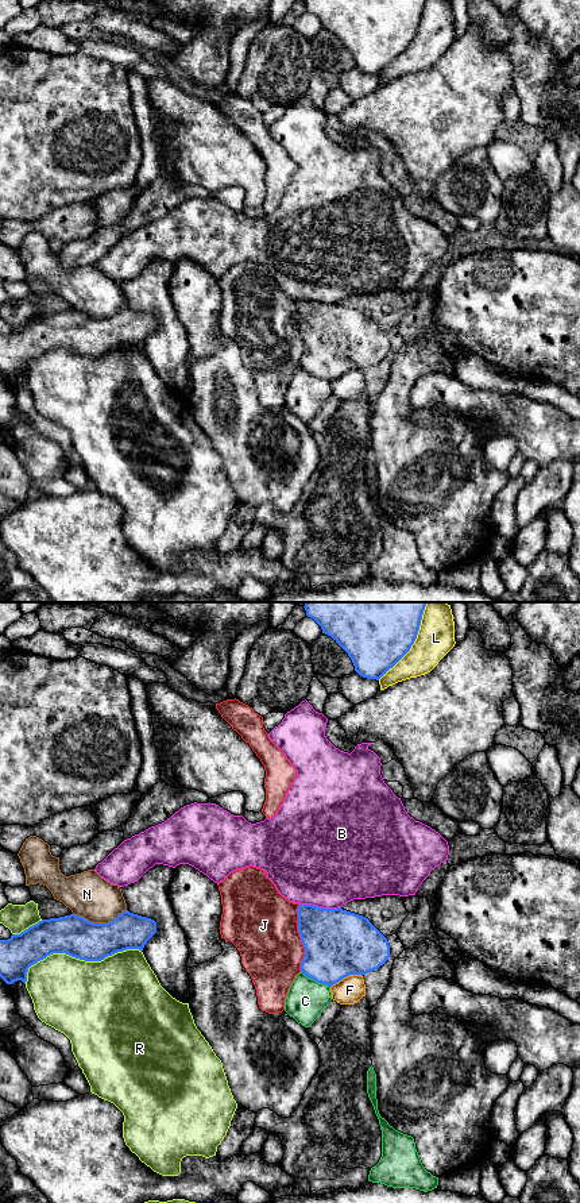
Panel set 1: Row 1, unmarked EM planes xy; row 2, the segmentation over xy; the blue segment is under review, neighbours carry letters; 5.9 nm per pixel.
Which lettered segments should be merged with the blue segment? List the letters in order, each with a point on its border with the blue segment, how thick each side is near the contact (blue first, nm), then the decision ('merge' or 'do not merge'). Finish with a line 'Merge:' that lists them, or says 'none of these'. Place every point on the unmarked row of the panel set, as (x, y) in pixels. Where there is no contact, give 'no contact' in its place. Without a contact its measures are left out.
B: xy (320, 303) | 400/480 nm | do not merge
C: xy (316, 376) | 380/240 nm | do not merge
F: xy (345, 371) | 400/160 nm | do not merge
J: xy (301, 334) | 400/420 nm | do not merge
L: xy (413, 38) | 380/220 nm | do not merge
N: xy (99, 319) | 240/260 nm | do not merge
R: xy (77, 353) | 240/460 nm | do not merge
Merge: none of these

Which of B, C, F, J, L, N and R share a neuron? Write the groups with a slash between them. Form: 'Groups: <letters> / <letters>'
Groups: B / C / F / J / L / N / R

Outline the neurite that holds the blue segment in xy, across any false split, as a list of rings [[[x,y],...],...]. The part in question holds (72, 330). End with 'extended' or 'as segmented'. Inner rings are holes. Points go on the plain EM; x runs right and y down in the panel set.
[[[128,305],[108,319],[93,319],[76,309],[42,315],[20,329],[12,329],[8,335],[0,335],[0,373],[7,379],[18,375],[26,379],[28,363],[53,348],[66,348],[85,356],[101,356],[127,344],[143,346],[155,328],[156,317],[154,315]]] | as segmented

